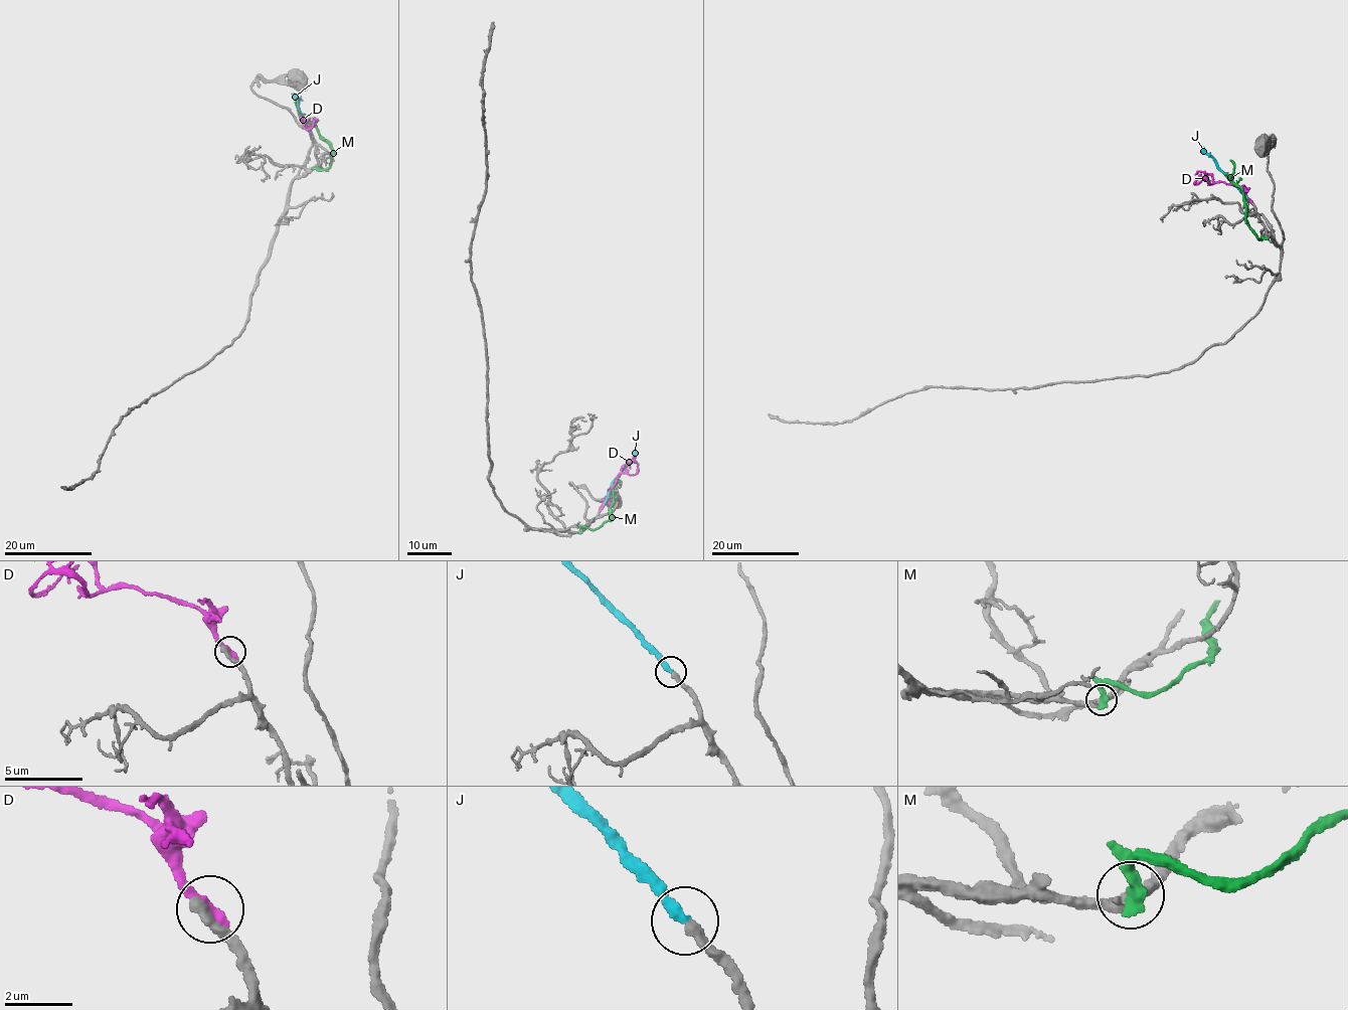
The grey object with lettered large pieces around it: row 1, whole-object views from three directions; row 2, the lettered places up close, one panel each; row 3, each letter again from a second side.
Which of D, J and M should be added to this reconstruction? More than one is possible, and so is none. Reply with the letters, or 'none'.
J

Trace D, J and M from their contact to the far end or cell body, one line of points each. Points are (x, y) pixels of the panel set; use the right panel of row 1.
D: (1250, 200), (1242, 188), (1222, 182), (1209, 184), (1206, 179), (1196, 179), (1193, 183)
J: (1247, 198), (1202, 146)
M: (1268, 237), (1257, 239), (1248, 225), (1244, 195), (1233, 184), (1233, 164), (1229, 160)

